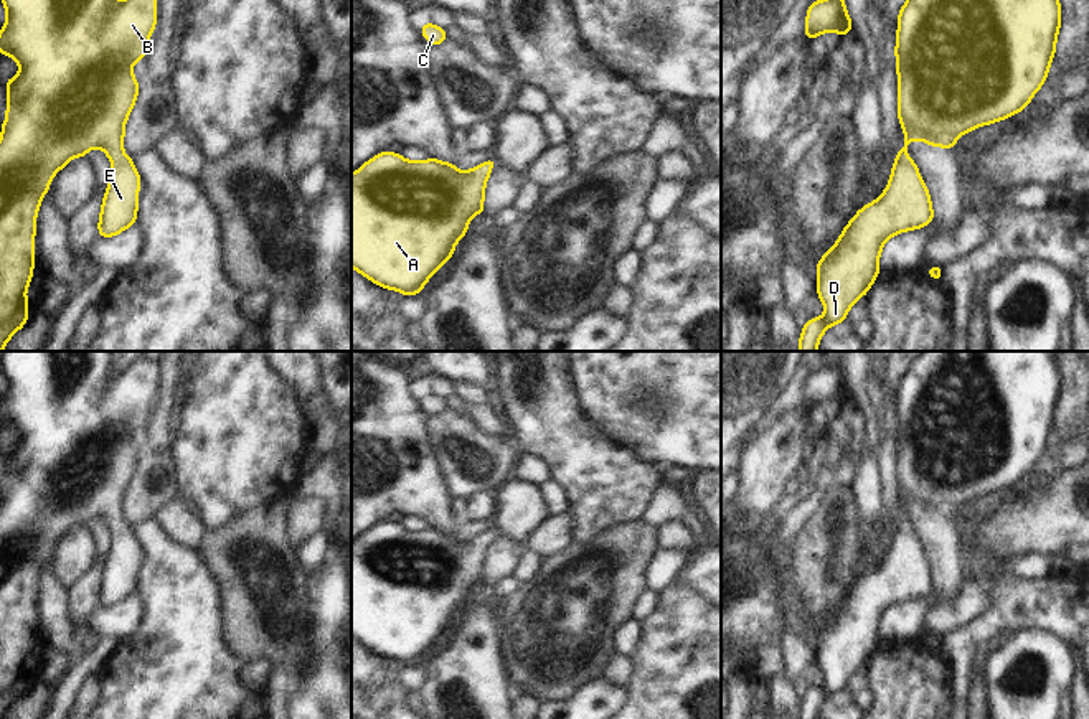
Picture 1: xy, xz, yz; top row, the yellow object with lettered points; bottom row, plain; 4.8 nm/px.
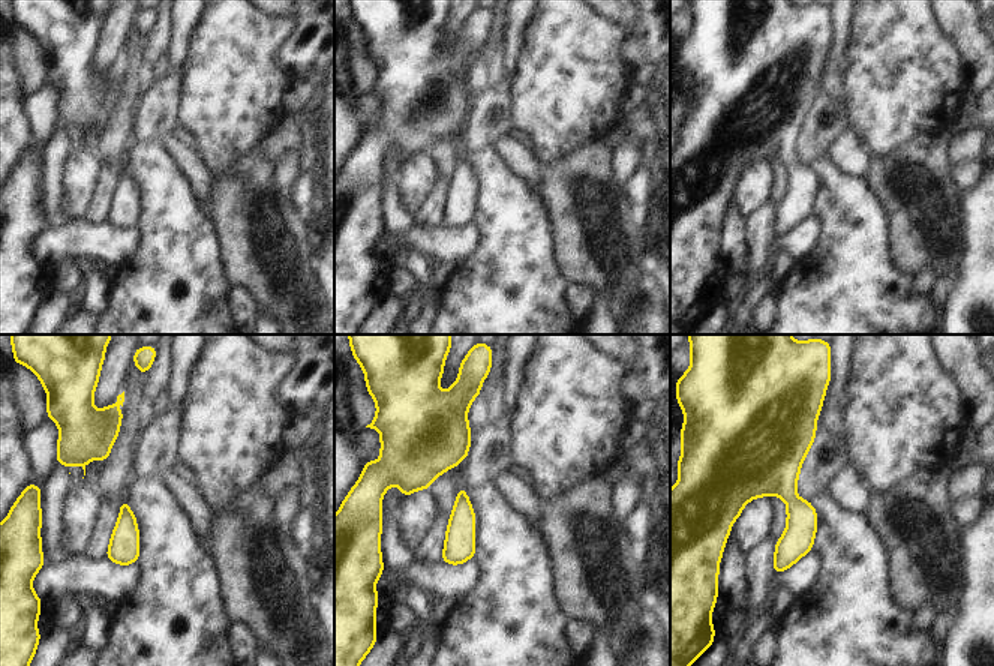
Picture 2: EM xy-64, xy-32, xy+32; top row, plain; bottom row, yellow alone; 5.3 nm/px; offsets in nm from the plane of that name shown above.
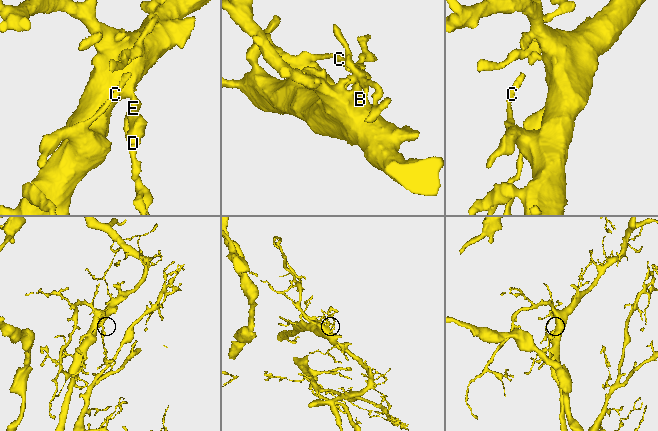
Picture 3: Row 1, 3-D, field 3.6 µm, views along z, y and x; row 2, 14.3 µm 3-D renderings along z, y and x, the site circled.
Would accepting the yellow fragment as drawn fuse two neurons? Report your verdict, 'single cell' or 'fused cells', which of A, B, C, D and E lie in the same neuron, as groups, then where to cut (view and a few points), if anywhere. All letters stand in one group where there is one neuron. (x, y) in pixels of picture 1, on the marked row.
single cell | A B C D E | no cut

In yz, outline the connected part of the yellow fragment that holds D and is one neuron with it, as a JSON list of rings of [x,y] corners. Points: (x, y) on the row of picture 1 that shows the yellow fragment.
[[[906,0],[898,16],[898,117],[906,132],[896,152],[893,173],[883,195],[845,226],[835,246],[818,261],[817,294],[825,305],[822,318],[810,318],[800,335],[799,351],[817,351],[823,331],[846,320],[850,307],[861,298],[879,274],[878,259],[884,242],[903,231],[919,229],[934,219],[931,195],[917,165],[904,153],[912,139],[934,147],[954,148],[955,139],[985,124],[1003,120],[1023,110],[1033,94],[1043,87],[1056,51],[1061,23],[1059,0]]]

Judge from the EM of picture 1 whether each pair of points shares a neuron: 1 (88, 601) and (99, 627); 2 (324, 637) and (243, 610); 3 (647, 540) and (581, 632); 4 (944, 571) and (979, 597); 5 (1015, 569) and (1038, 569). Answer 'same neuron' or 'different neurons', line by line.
1: different neurons
2: different neurons
3: same neuron
4: different neurons
5: same neuron

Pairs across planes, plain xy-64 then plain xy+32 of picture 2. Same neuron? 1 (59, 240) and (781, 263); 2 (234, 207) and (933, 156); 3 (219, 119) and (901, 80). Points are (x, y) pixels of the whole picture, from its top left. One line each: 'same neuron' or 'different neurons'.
1: different neurons
2: same neuron
3: same neuron

